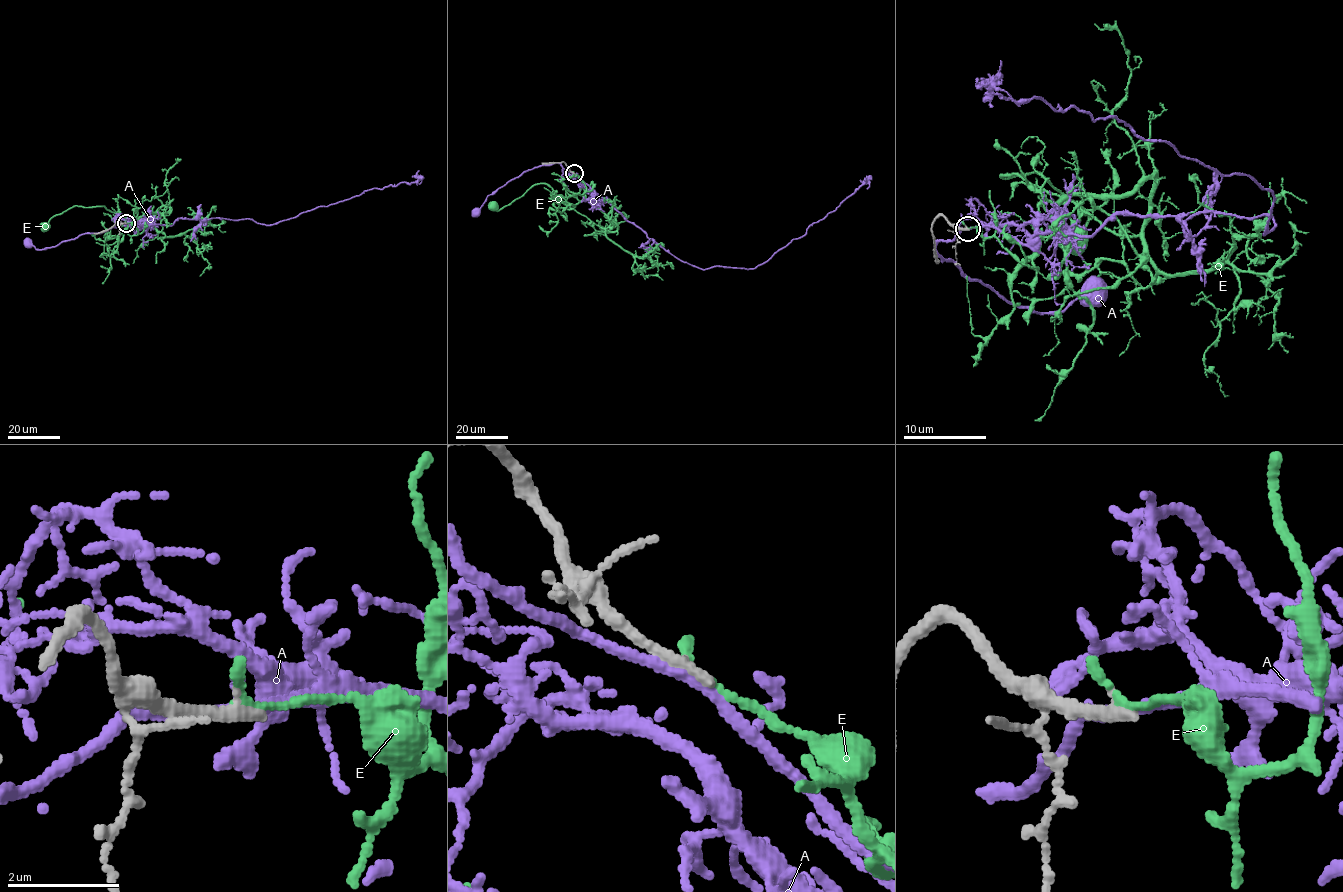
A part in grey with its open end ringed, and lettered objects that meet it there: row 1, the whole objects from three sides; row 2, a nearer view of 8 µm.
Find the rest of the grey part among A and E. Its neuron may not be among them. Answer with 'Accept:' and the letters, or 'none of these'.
Accept: none of these

